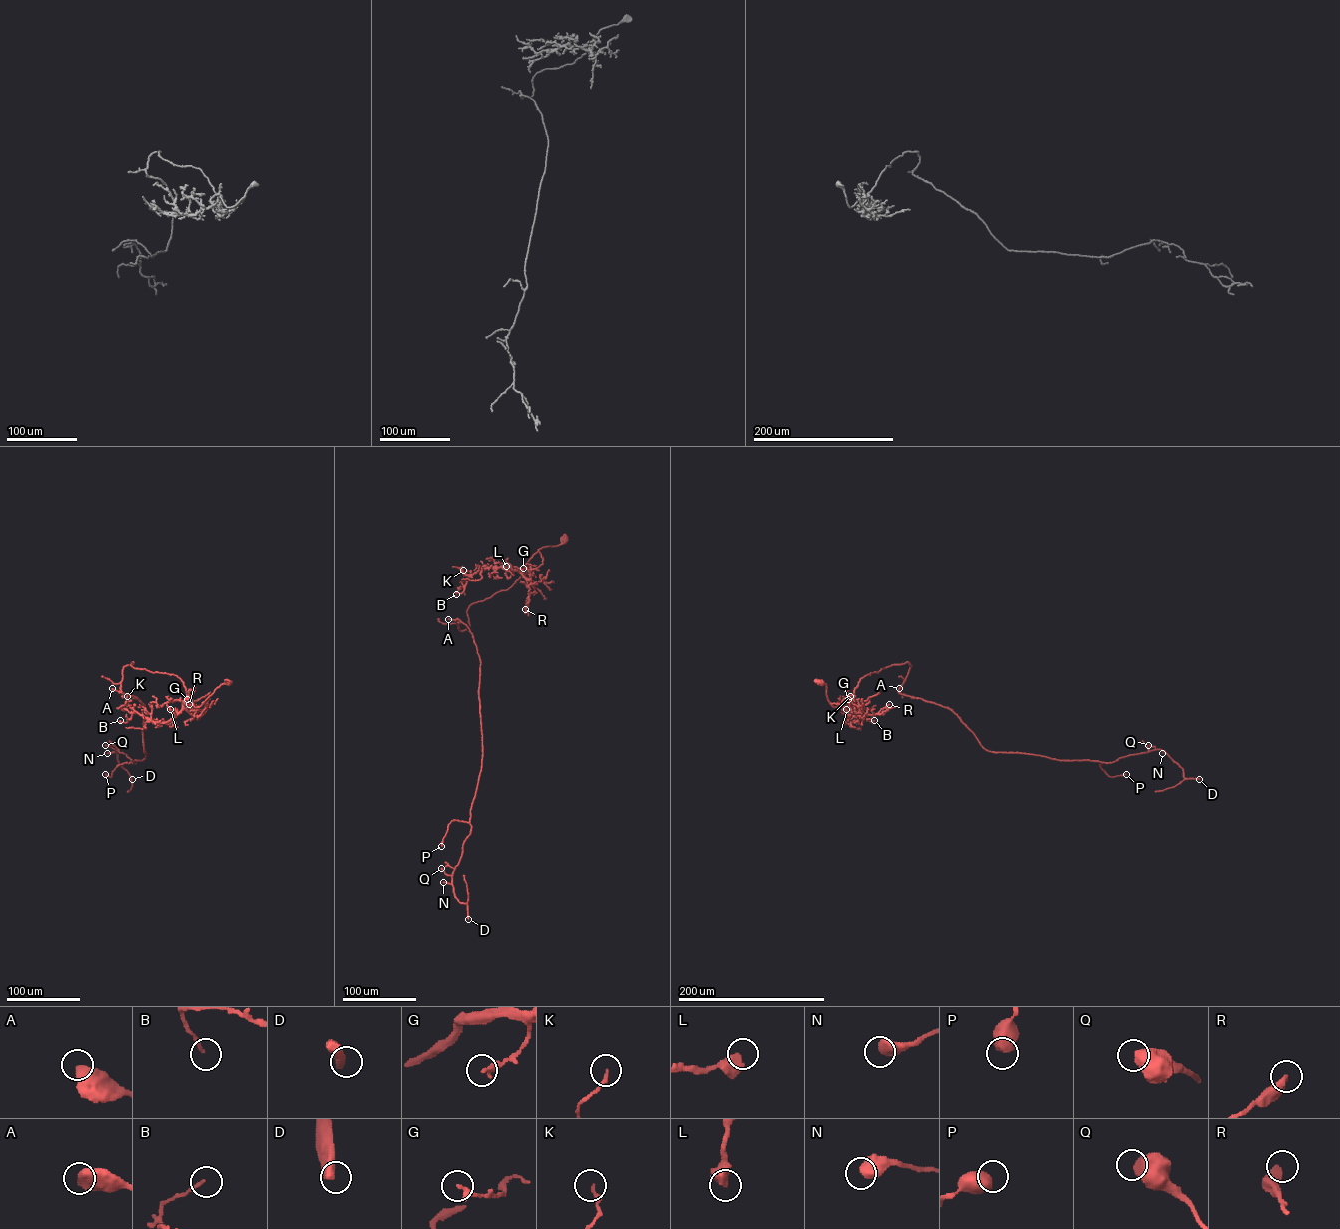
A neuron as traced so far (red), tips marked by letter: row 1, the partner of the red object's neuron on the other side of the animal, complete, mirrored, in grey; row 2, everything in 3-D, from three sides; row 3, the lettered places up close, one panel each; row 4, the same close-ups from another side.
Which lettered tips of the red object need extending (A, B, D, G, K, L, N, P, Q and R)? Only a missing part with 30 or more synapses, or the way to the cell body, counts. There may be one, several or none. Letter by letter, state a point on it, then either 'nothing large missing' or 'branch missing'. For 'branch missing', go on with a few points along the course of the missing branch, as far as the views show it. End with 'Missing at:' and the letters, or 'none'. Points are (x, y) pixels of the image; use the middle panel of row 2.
A: place (448, 619); nothing large missing
B: place (456, 594); nothing large missing
D: place (468, 919); branch missing; course (468, 919), (468, 943), (482, 971)
G: place (523, 568); nothing large missing
K: place (463, 570); nothing large missing
L: place (506, 566); nothing large missing
N: place (443, 882); nothing large missing
P: place (441, 846); nothing large missing
Q: place (441, 868); nothing large missing
R: place (525, 609); nothing large missing
Missing at: D

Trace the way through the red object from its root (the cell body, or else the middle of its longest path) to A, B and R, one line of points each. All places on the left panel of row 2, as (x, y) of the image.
A: (229, 681), (195, 707), (176, 675), (135, 668), (133, 662), (123, 667), (121, 692), (112, 688)
B: (229, 681), (199, 707), (187, 697), (166, 722), (151, 721), (136, 712), (127, 722), (120, 720)
R: (229, 681), (221, 684), (199, 707), (194, 706), (191, 698), (185, 699), (183, 706), (193, 715), (189, 704)

